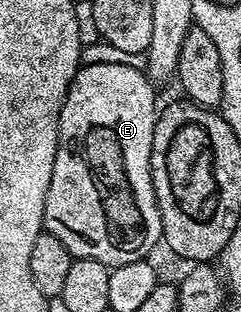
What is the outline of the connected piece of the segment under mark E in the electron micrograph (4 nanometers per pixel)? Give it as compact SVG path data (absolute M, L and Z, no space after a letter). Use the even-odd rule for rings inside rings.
M87 64L77 69L75 78L65 95L65 101L61 107L59 118L59 130L57 131L57 149L55 150L55 166L51 170L51 186L47 186L45 195L45 219L44 231L55 234L63 246L78 260L94 260L109 265L110 269L123 266L127 262L146 259L156 244L162 239L161 235L161 212L157 208L157 199L153 189L151 178L151 146L155 138L155 126L159 115L159 103L153 93L154 83L144 71L133 68L128 64Z

